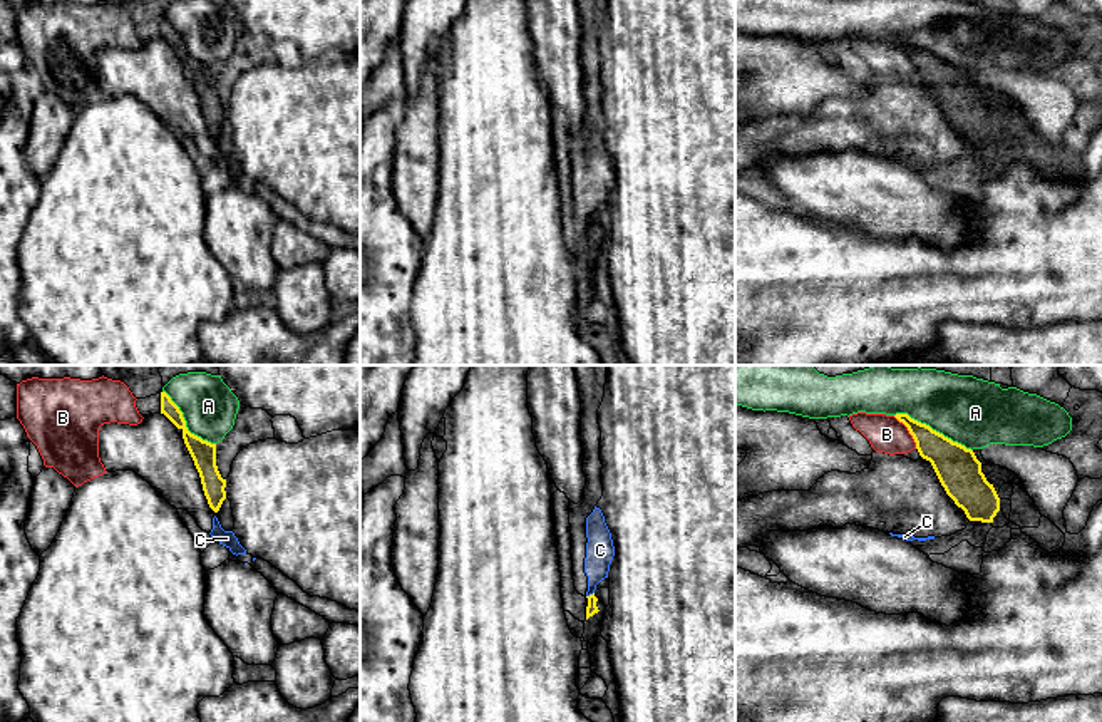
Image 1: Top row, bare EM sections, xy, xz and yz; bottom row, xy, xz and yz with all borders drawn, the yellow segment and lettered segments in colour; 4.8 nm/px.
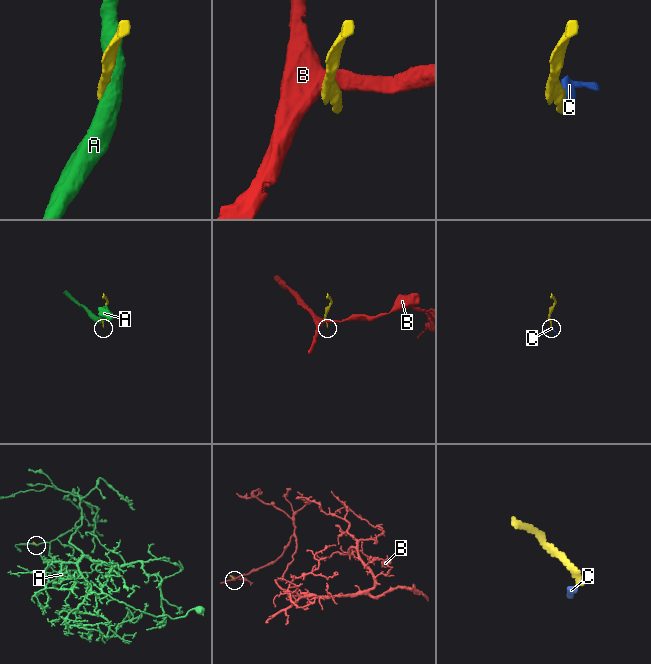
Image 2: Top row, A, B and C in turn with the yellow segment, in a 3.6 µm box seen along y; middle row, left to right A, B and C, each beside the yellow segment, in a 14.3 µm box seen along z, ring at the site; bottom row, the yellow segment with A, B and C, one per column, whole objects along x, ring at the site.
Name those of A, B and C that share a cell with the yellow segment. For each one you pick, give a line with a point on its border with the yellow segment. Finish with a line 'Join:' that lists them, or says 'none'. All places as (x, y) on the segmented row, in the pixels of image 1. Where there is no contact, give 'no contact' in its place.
Join: none

